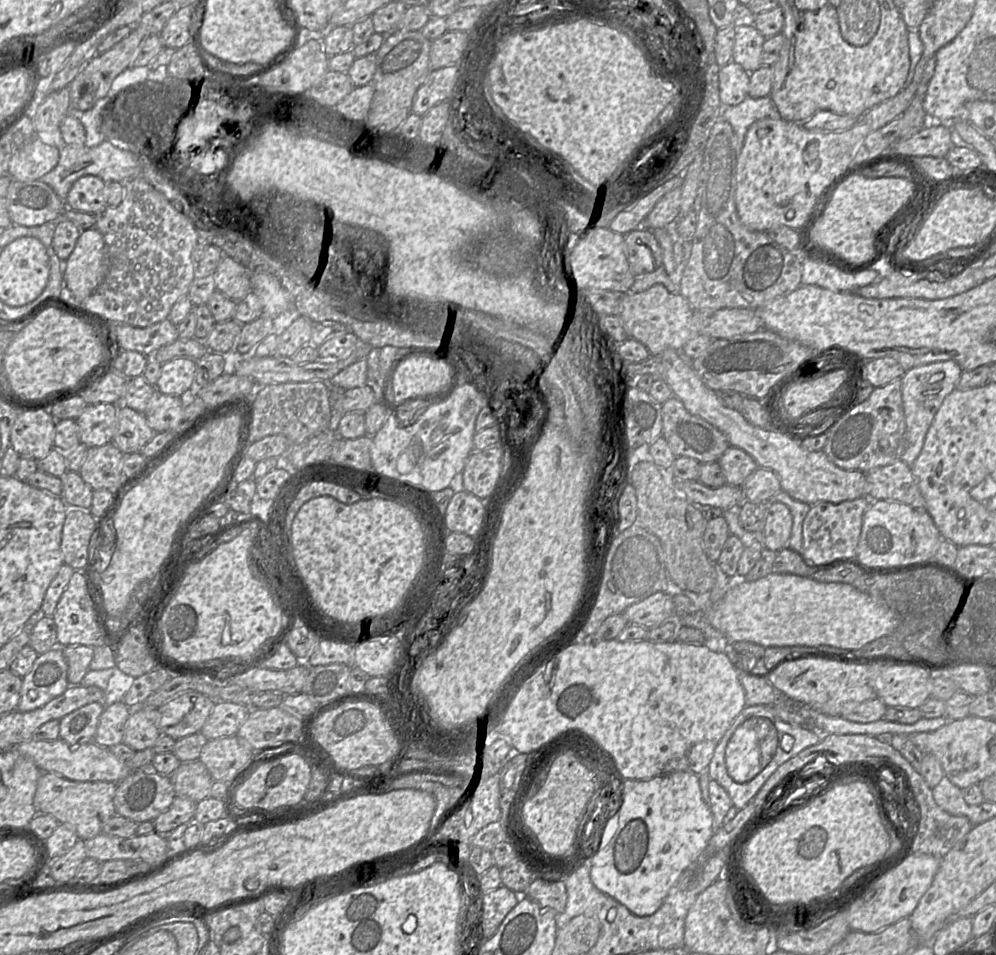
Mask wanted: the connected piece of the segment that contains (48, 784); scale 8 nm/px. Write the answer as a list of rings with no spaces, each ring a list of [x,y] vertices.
[[[43,772],[38,780],[34,806],[37,813],[51,815],[59,824],[69,826],[79,840],[89,840],[102,833],[106,821],[116,815],[114,796],[117,784],[72,781],[55,773]]]

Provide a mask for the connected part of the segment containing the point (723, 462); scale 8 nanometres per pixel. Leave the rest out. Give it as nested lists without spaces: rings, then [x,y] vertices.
[[[729,446],[717,462],[721,467],[726,484],[738,487],[741,487],[746,478],[758,468],[752,456],[734,446]]]

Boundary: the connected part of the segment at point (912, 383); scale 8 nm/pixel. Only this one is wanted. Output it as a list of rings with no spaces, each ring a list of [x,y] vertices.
[[[937,361],[913,367],[902,376],[902,401],[906,420],[904,450],[900,457],[911,466],[920,454],[927,431],[945,397],[956,389],[963,368],[955,361]]]

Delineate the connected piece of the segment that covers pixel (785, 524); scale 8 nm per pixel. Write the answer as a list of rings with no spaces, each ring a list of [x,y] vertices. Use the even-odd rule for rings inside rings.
[[[780,502],[773,503],[767,511],[763,530],[763,545],[772,551],[779,552],[788,548],[793,518],[789,508]]]

